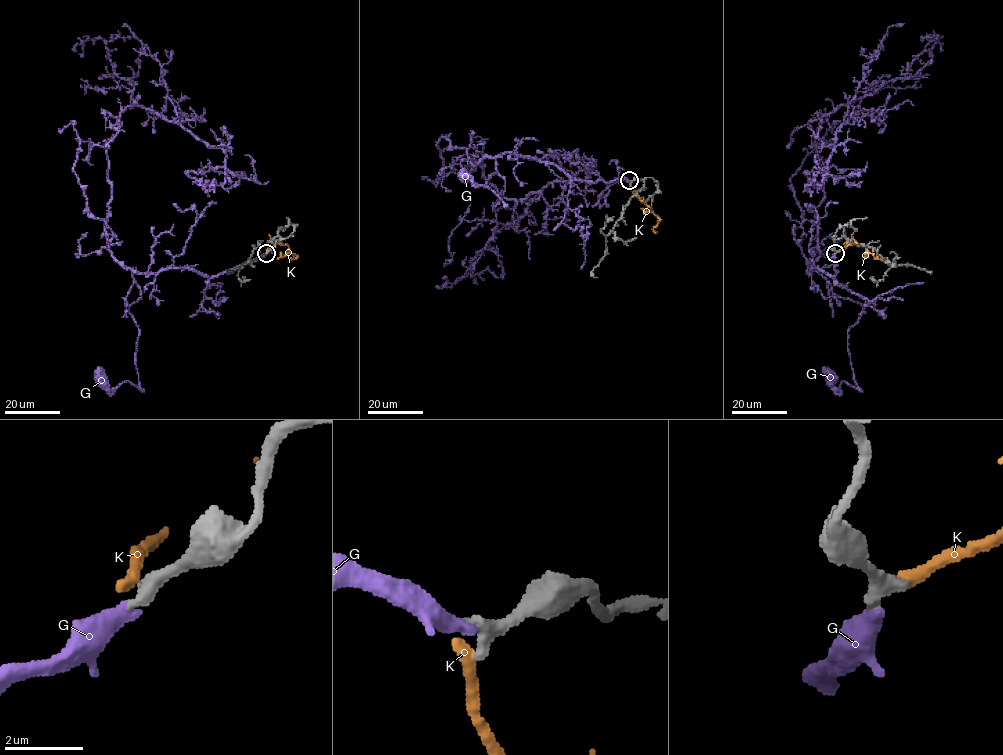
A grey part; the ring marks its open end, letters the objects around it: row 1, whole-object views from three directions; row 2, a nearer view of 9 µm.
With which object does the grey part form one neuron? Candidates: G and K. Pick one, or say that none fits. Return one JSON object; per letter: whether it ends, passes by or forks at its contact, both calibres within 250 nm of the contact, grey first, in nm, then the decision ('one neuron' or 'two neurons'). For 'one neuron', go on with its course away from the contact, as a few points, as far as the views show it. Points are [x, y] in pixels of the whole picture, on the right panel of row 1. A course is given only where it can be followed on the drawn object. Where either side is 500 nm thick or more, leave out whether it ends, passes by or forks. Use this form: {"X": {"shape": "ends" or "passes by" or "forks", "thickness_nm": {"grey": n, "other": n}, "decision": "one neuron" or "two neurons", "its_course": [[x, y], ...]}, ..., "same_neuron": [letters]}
{"G": {"shape": "ends", "thickness_nm": {"grey": 400, "other": 440}, "decision": "one neuron", "its_course": [[835, 253], [833, 276], [807, 274], [863, 307], [848, 331], [858, 387], [828, 377]]}, "K": {"shape": "ends", "thickness_nm": {"grey": 440, "other": 400}, "decision": "two neurons"}, "same_neuron": ["G"]}

